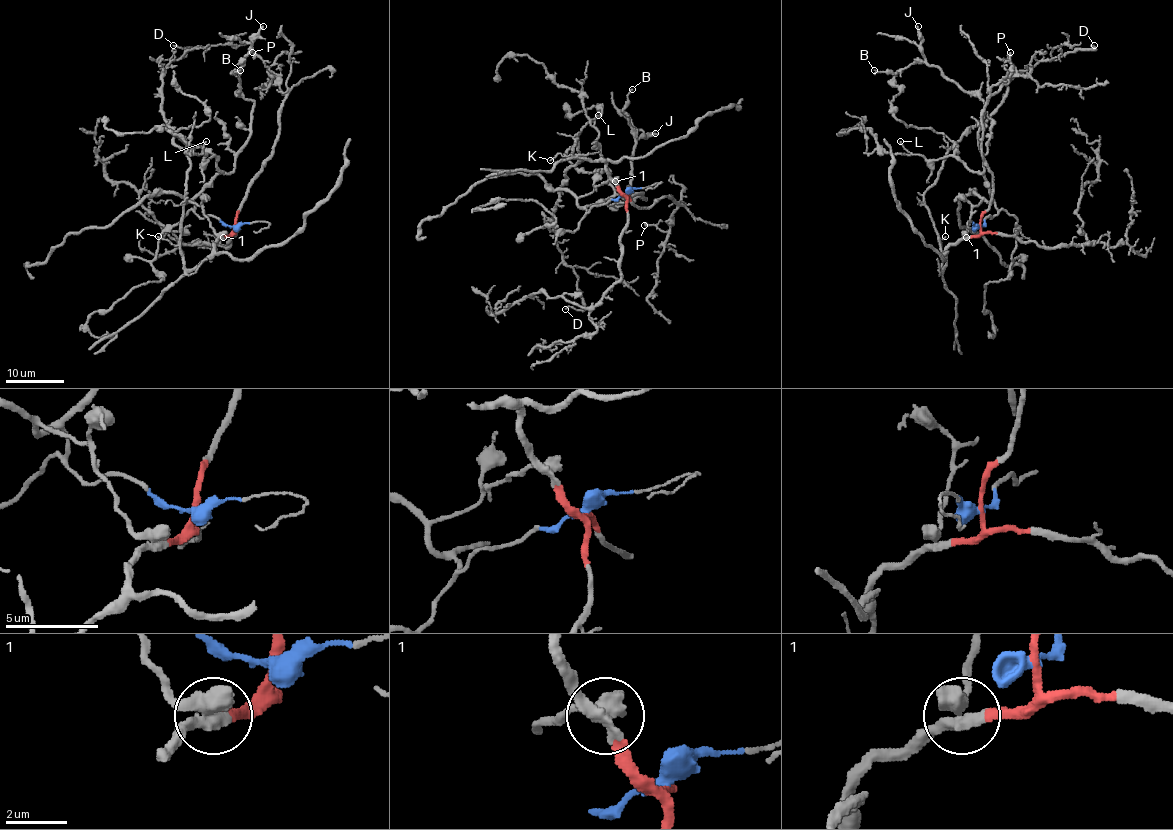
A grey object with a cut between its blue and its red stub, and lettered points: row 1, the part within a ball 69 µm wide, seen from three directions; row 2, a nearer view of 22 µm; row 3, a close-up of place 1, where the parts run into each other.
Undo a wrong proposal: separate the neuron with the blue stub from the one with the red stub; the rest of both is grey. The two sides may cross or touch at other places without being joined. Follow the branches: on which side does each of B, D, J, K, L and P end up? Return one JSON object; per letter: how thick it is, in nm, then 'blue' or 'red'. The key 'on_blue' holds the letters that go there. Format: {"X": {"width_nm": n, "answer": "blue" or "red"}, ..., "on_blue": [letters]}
{"B": {"width_nm": 130, "answer": "blue"}, "D": {"width_nm": 130, "answer": "red"}, "J": {"width_nm": 200, "answer": "blue"}, "K": {"width_nm": 100, "answer": "red"}, "L": {"width_nm": 120, "answer": "blue"}, "P": {"width_nm": 240, "answer": "red"}, "on_blue": ["B", "J", "L"]}

